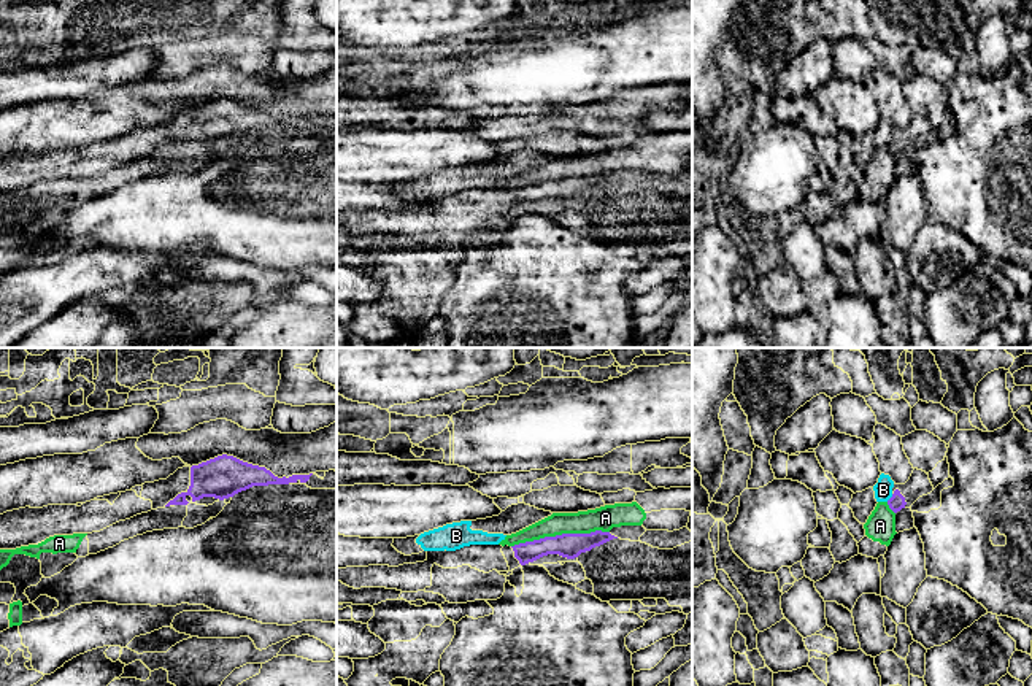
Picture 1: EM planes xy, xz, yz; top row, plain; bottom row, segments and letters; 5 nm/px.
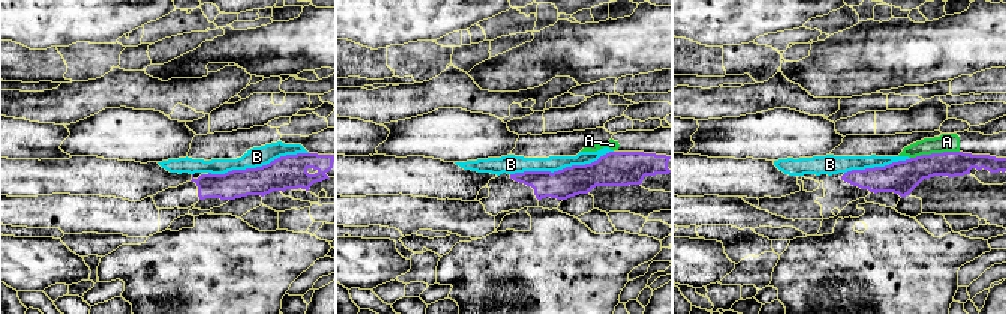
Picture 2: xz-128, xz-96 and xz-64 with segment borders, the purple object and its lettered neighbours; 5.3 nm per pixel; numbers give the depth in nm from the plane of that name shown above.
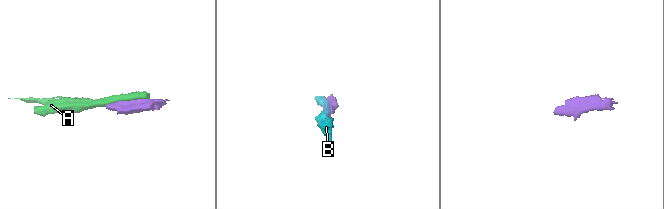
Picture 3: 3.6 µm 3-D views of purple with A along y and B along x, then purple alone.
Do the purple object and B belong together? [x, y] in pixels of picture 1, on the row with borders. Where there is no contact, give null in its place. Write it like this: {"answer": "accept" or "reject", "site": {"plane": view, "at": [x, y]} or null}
{"answer": "reject", "site": {"plane": "yz", "at": [891, 497]}}

